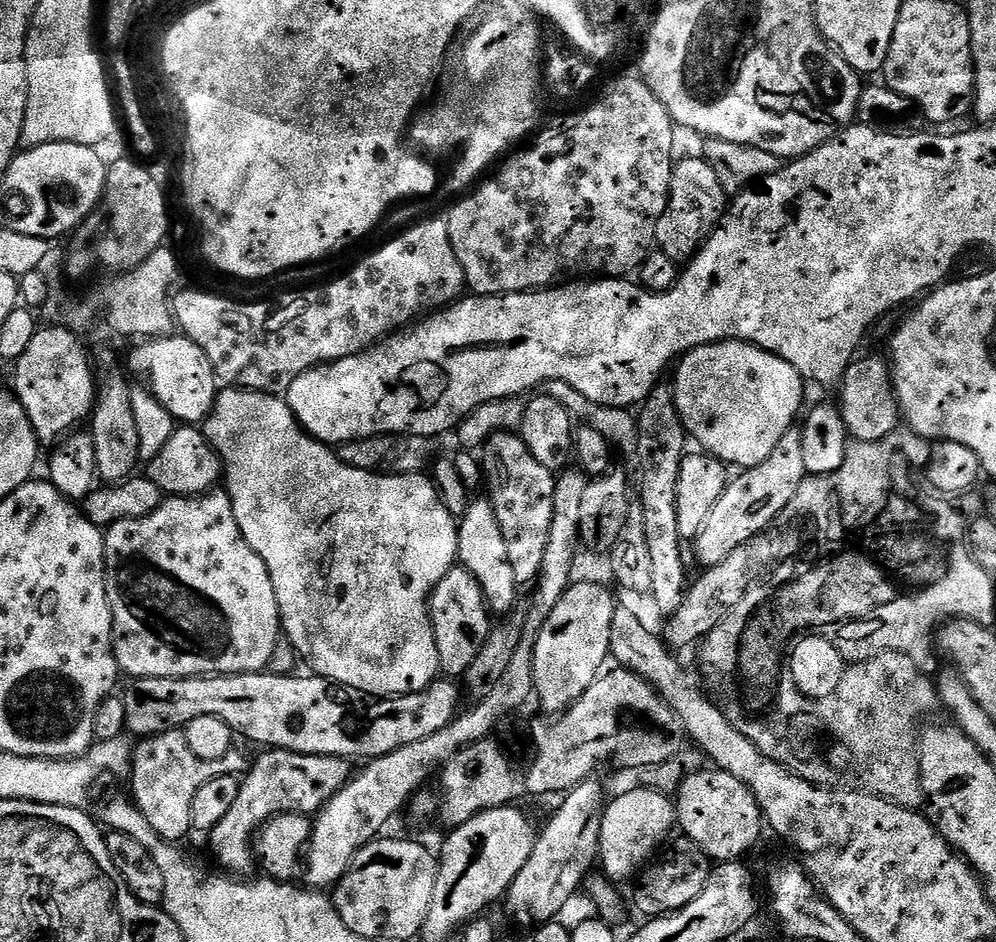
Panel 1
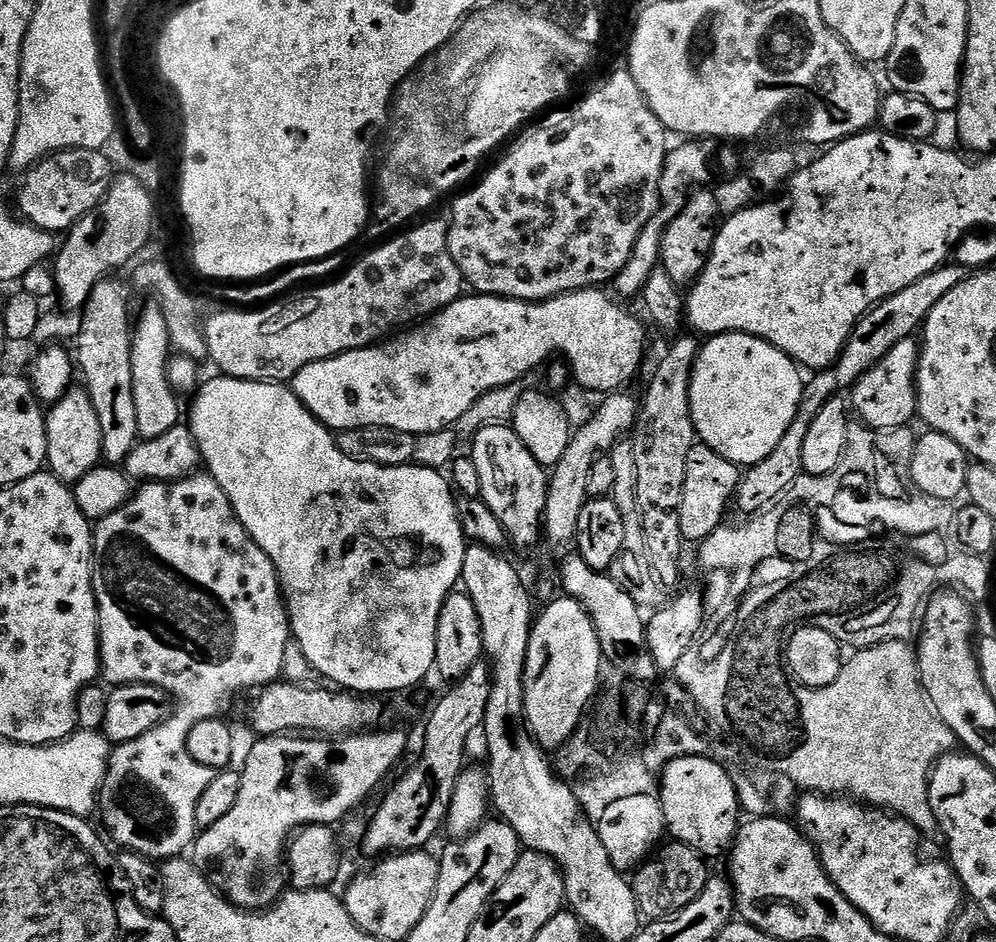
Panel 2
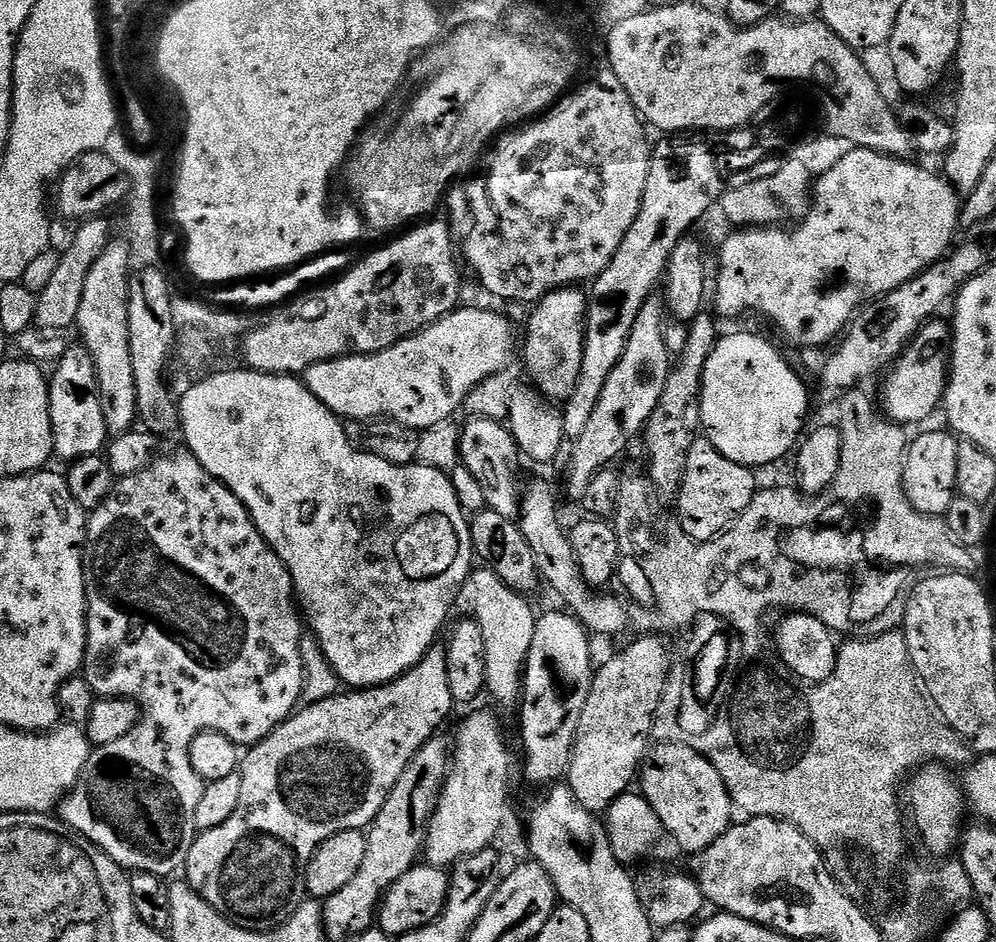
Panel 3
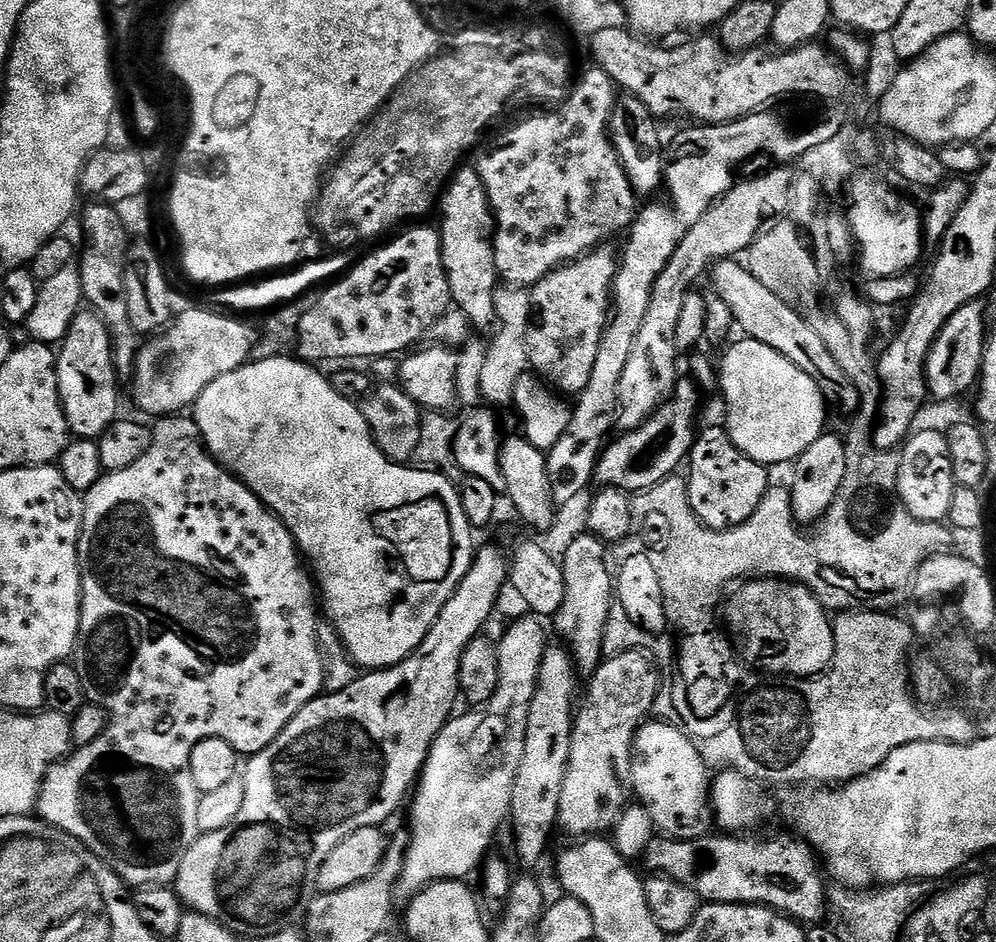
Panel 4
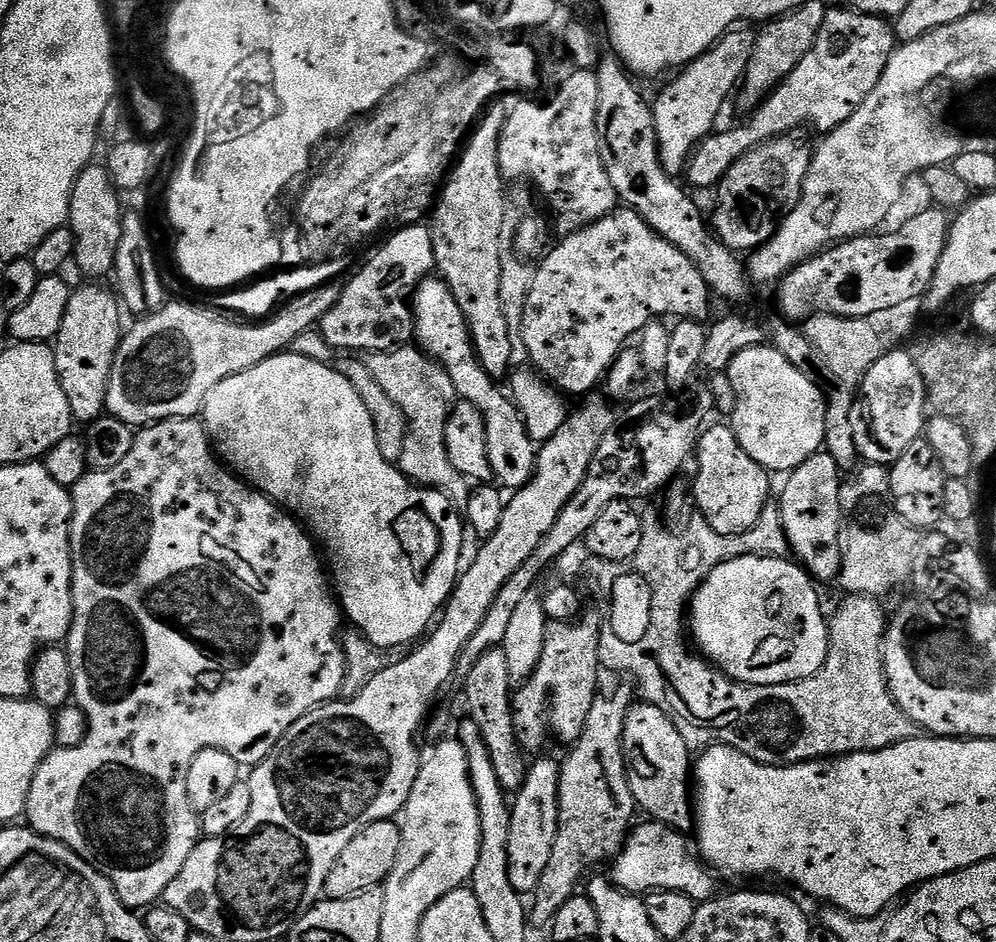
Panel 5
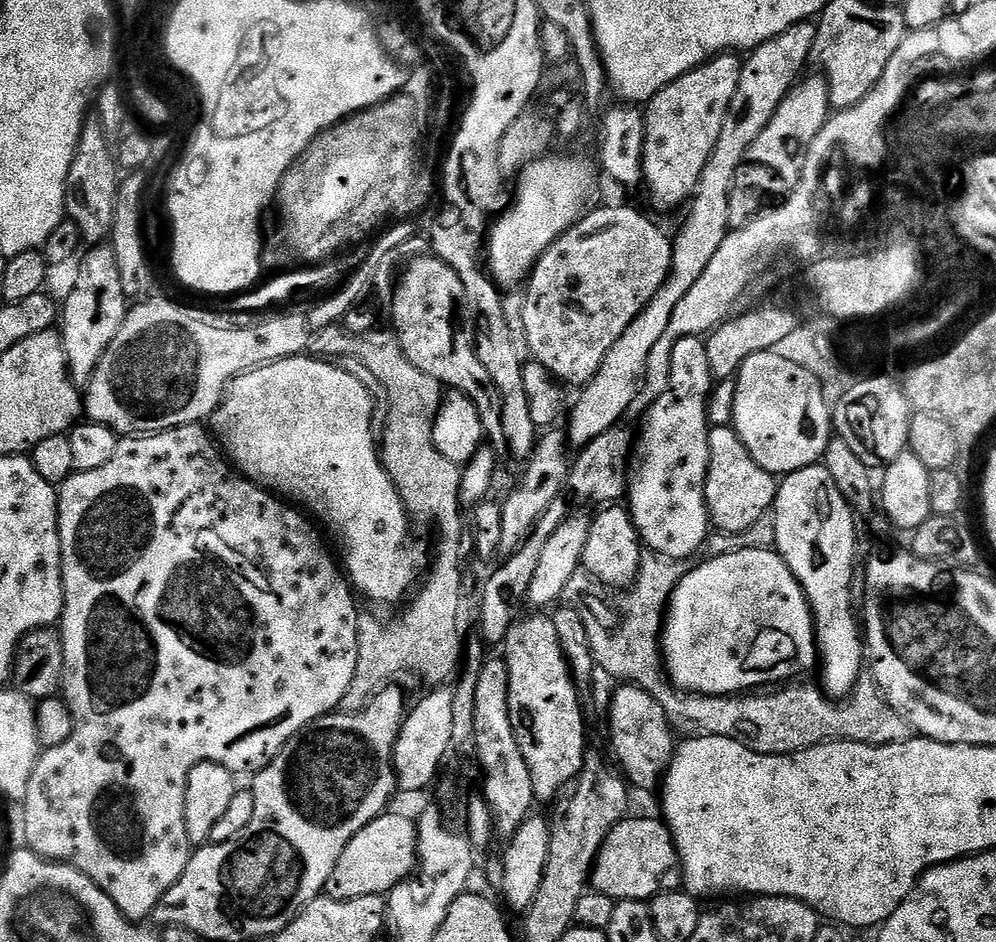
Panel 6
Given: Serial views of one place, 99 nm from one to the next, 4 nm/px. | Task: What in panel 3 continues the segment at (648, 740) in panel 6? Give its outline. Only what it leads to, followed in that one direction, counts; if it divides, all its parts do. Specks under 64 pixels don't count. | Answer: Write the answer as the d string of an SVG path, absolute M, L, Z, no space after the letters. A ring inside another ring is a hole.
M663 742L651 749L650 755L643 761L642 771L638 776L638 788L650 802L654 814L658 814L661 829L672 835L672 840L687 854L695 854L706 850L706 846L714 846L722 834L734 823L734 805L718 770L712 765L708 757L692 748L687 748L679 742Z

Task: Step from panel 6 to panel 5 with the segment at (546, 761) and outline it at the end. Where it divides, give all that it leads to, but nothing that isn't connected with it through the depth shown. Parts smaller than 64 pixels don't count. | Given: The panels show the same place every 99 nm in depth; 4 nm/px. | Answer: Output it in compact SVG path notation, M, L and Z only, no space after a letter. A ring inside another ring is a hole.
M585 615L581 622L550 622L544 627L542 658L530 679L515 689L512 717L516 737L525 753L536 752L548 740L548 728L564 743L575 744L586 726L590 706L594 706L600 684L600 616Z

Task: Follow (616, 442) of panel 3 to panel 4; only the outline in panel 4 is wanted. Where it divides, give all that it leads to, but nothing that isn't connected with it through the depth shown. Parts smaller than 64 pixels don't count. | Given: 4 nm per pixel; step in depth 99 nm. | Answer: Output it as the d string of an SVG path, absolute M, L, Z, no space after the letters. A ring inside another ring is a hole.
M772 166L769 172L753 180L733 183L732 189L712 204L698 222L694 222L686 238L682 238L678 250L670 254L670 262L666 262L662 274L658 274L654 282L650 306L646 306L646 318L642 318L638 338L634 338L634 346L630 346L630 358L618 382L618 424L621 429L637 428L646 422L675 393L678 349L674 342L674 329L678 327L684 295L703 272L705 275L709 271L713 262L728 262L744 254L765 225L787 213L794 177L790 169L788 166Z

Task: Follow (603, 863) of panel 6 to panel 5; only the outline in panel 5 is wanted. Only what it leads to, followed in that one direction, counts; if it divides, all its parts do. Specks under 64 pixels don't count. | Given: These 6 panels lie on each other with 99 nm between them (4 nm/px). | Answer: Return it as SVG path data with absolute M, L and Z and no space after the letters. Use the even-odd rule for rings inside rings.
M637 823L629 831L624 849L611 861L610 879L621 892L647 894L649 892L684 892L690 899L703 902L717 895L717 877L704 863L695 839L664 824ZM640 824L640 825L639 825ZM692 839L692 840L688 840ZM713 876L713 877L712 877Z

